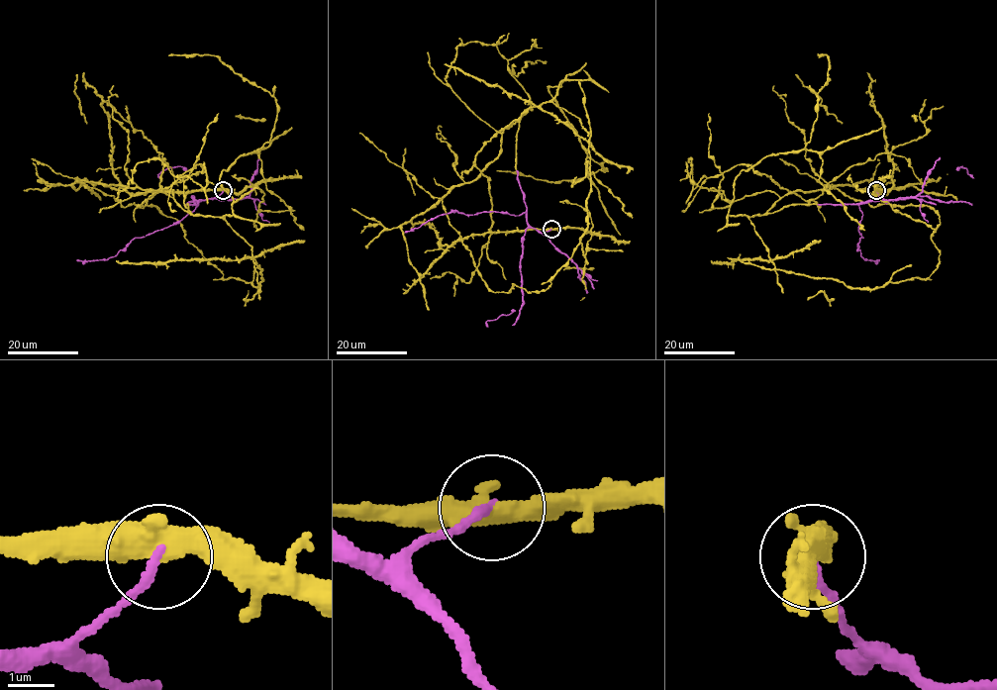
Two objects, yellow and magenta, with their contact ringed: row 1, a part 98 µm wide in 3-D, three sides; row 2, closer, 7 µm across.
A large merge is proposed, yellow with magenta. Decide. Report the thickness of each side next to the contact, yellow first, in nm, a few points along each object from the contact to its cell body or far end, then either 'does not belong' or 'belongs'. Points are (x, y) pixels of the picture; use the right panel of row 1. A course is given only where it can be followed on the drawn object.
500/190 nm | yellow via (876, 190), (922, 184), (749, 217), (776, 272), (874, 289), (940, 255), (933, 209), (779, 158) | magenta via (876, 190), (879, 198), (859, 205), (862, 212), (858, 227), (861, 237), (858, 244), (864, 259), (879, 259) | belongs

